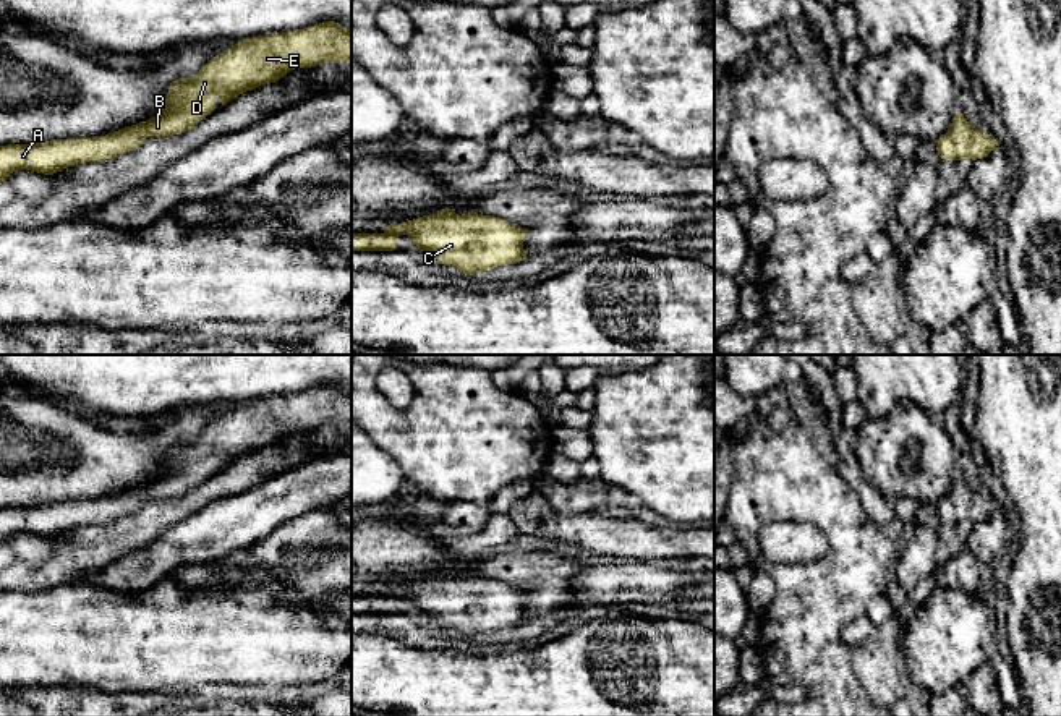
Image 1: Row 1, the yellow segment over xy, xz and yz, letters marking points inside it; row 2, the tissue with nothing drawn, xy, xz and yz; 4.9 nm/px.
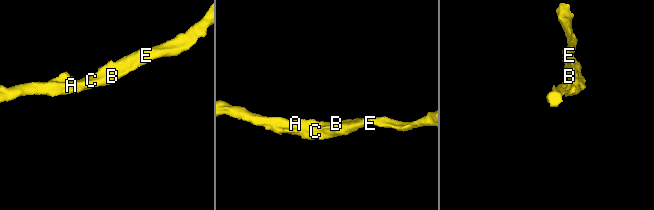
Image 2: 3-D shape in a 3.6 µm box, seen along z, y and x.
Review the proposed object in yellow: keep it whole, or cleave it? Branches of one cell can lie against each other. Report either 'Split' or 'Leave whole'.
Leave whole

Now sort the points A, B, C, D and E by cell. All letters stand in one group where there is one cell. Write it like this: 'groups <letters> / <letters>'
groups A B C D E

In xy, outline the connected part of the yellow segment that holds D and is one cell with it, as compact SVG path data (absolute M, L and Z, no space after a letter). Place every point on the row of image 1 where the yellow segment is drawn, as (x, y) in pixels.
M334 21L240 40L209 60L193 78L172 81L160 112L143 123L125 126L105 136L0 146L0 181L5 181L16 170L53 175L78 164L115 159L125 152L136 151L149 136L173 136L191 130L215 110L215 99L224 105L246 91L277 83L295 68L311 68L322 63L343 63L350 60L352 29Z

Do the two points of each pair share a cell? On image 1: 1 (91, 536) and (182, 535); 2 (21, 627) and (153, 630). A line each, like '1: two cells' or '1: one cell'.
1: two cells
2: one cell

